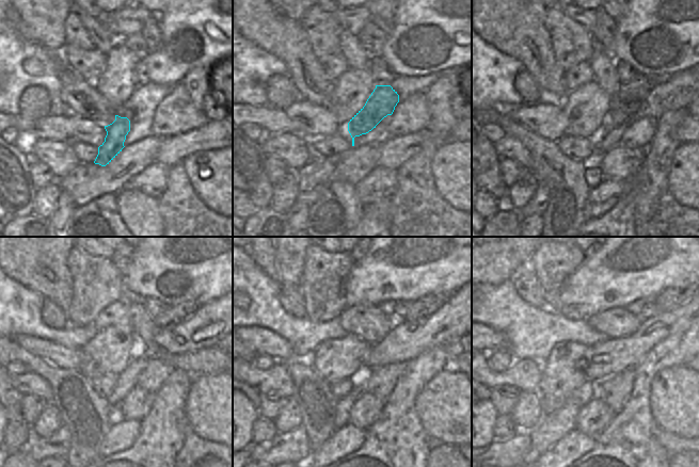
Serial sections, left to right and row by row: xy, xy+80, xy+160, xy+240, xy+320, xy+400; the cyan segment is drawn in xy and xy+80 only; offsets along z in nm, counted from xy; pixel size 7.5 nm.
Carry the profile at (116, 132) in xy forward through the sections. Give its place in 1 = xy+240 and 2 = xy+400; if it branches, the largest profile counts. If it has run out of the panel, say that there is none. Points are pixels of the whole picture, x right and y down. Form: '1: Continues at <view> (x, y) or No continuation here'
1: Continues at xy+240 (171, 317)
2: Continues at xy+400 (670, 299).

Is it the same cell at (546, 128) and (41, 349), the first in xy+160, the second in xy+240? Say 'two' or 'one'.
one

